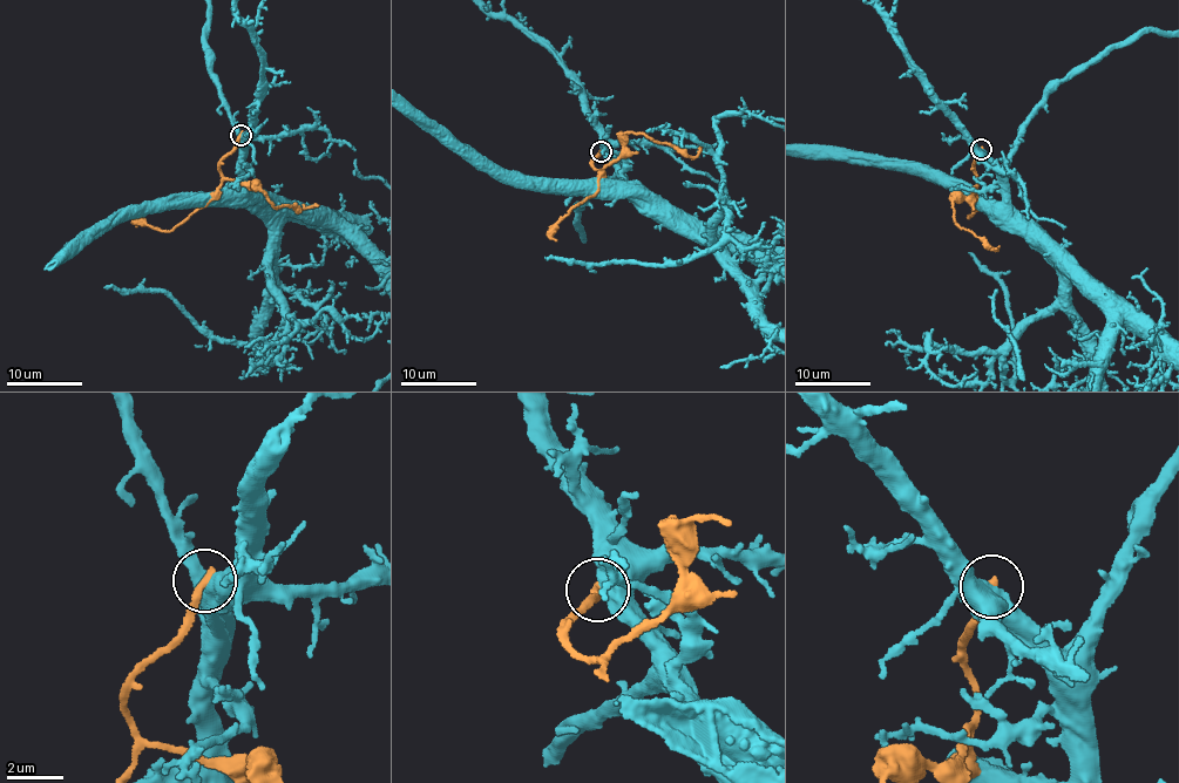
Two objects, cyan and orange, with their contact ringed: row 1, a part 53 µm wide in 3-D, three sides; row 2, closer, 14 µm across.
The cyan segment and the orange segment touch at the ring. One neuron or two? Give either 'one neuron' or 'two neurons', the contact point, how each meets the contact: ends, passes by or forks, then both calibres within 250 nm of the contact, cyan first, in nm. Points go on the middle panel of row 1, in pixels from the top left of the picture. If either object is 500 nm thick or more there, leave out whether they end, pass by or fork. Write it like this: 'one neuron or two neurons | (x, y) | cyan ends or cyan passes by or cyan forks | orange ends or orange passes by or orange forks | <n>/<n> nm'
two neurons | (601, 151) | 850/320 nm

